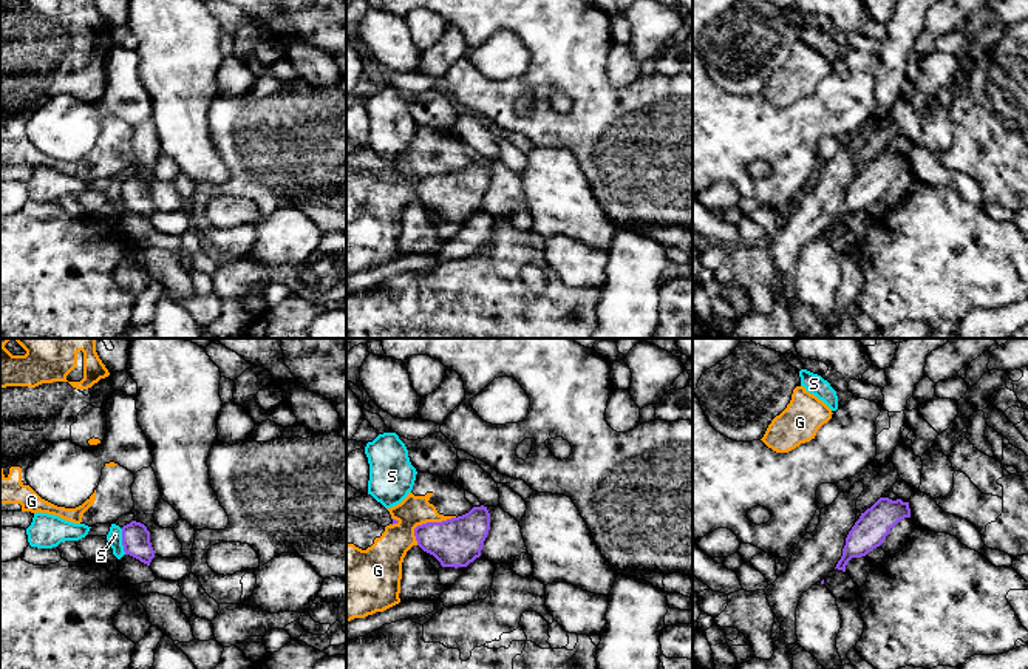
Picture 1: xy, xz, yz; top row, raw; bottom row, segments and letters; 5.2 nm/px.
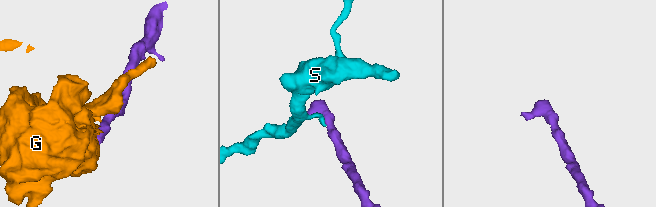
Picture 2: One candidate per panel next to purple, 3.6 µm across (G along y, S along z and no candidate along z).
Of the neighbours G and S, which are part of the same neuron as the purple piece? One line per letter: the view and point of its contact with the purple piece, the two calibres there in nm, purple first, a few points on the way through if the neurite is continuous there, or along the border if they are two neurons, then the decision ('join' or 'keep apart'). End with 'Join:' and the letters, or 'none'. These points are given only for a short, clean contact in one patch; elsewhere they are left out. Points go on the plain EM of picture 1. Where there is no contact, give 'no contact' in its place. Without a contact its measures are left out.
G: contact xz (427, 176); calibres 260 and 170 nm; keep apart
S: contact xy (122, 195); calibres 140 and 80 nm; keep apart
Join: none

